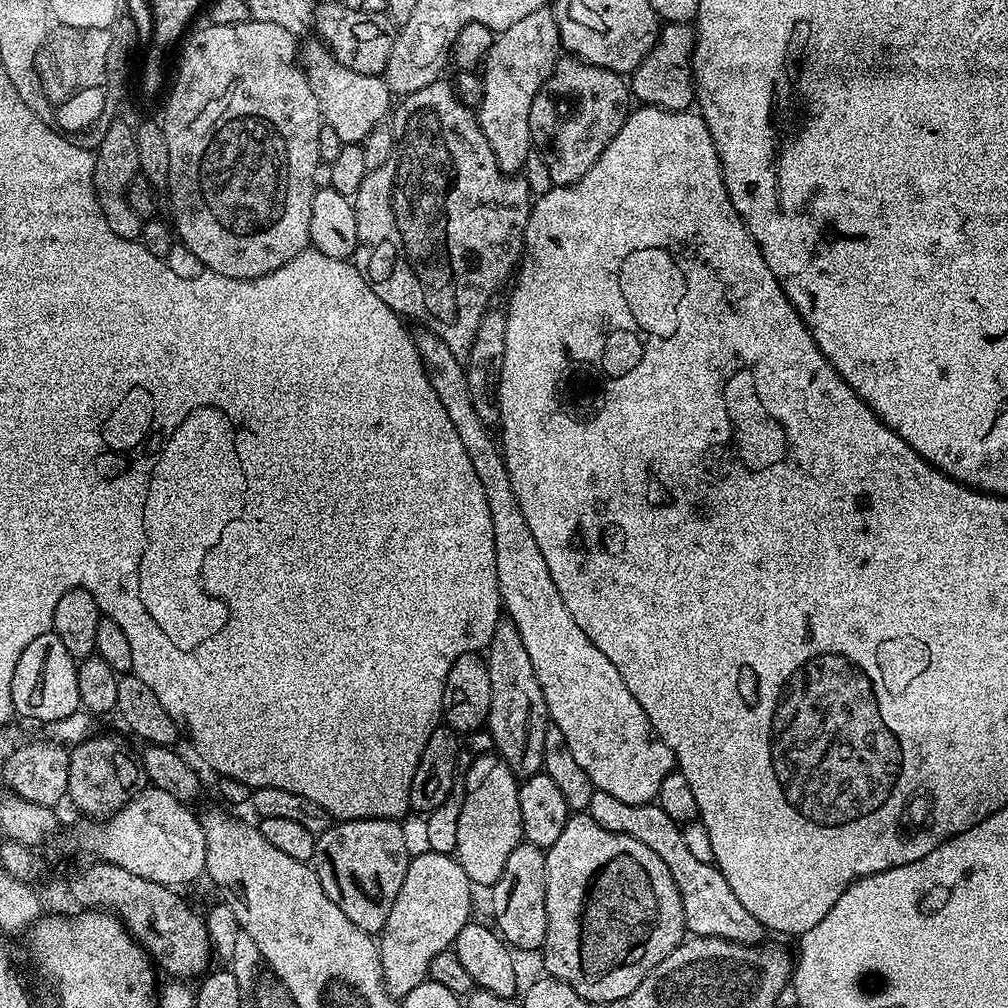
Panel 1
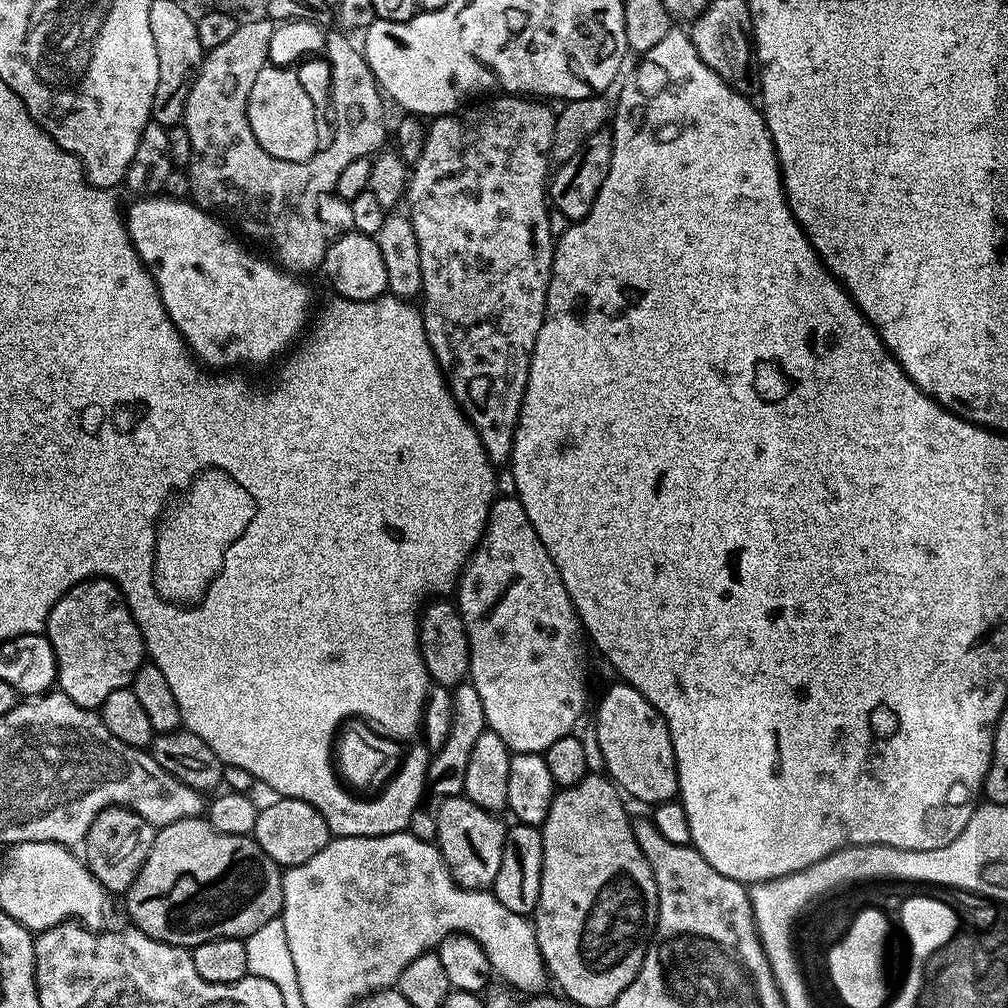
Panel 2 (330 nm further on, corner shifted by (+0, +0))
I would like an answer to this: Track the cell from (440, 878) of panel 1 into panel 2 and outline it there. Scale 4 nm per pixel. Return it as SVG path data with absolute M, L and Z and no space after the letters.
M445 796L439 801L440 809L435 809L436 838L442 858L450 870L450 874L463 888L479 888L488 890L495 885L498 878L498 866L502 866L502 850L504 849L504 833L506 824L500 821L499 815L487 812L474 802L470 802L467 796Z

